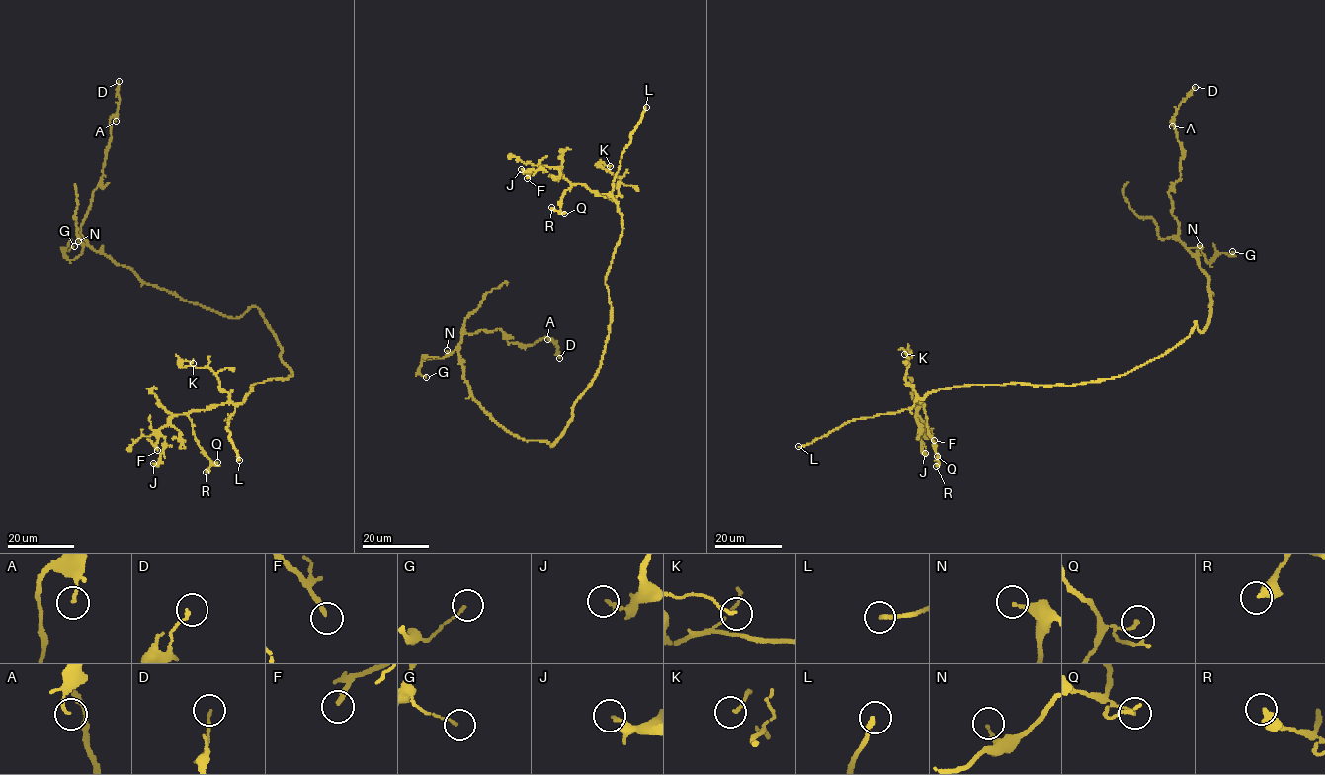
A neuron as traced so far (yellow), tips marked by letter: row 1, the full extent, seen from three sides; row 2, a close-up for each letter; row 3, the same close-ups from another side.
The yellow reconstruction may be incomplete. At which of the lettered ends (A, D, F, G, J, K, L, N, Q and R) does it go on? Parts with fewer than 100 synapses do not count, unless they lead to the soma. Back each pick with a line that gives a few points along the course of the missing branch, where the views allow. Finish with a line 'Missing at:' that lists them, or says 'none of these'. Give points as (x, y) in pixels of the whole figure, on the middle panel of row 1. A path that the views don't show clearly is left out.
L: Course of what is missing: (646, 107), (628, 98), (620, 72), (606, 62), (598, 35), (590, 27)
Missing at: L

